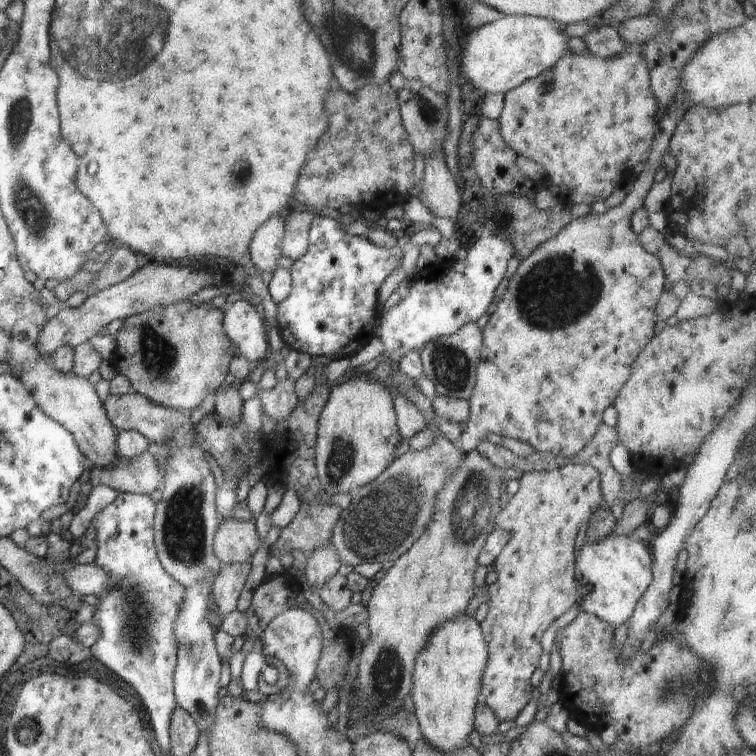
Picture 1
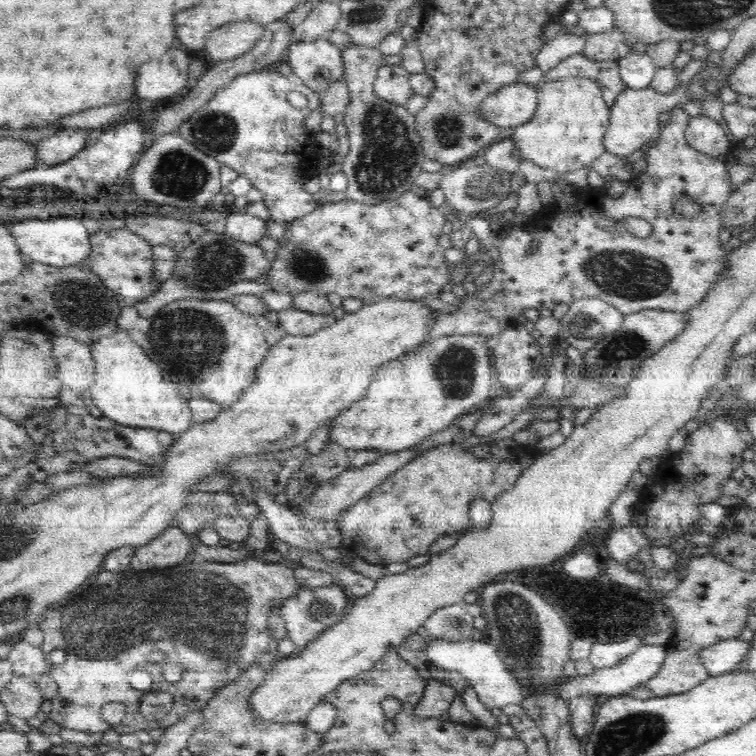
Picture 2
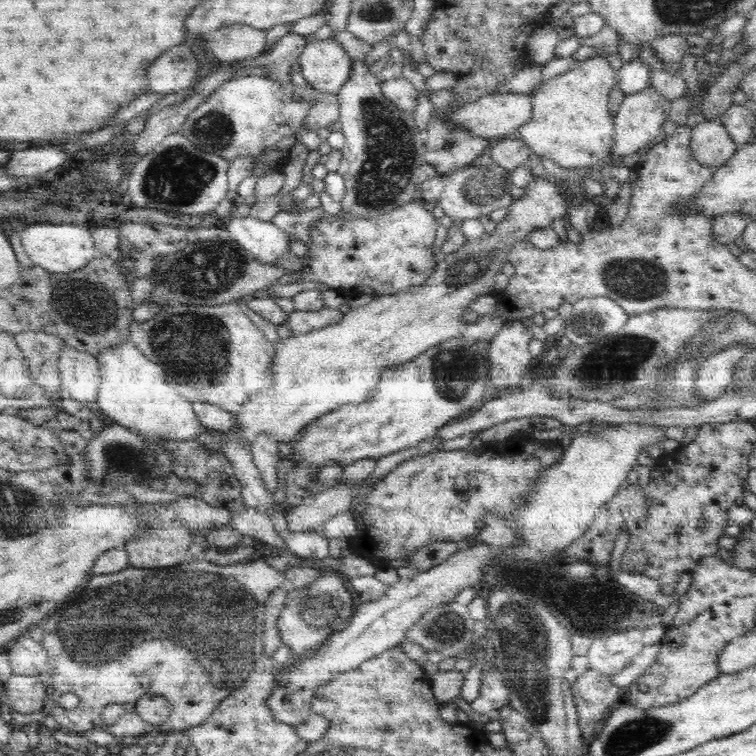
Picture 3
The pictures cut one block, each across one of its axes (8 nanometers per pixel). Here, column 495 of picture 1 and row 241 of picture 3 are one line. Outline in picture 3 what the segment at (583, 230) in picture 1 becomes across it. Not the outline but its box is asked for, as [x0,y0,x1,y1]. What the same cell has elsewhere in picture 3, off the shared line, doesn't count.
[294,199,440,298]

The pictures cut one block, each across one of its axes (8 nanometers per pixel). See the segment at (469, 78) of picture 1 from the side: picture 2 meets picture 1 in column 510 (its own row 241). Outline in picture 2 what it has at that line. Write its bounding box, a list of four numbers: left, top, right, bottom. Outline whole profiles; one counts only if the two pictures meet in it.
[8,218,91,267]

